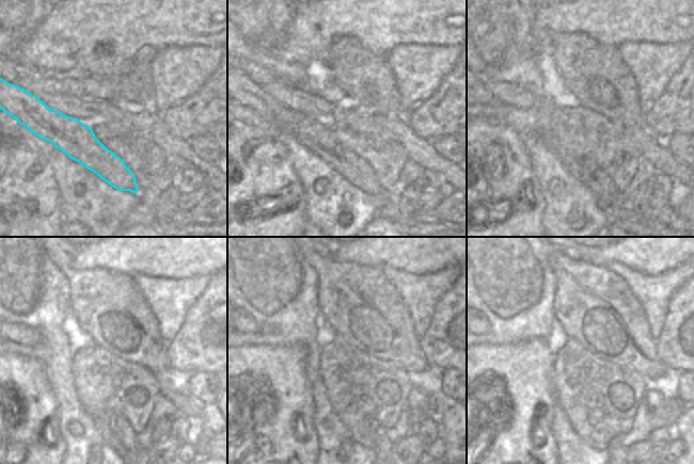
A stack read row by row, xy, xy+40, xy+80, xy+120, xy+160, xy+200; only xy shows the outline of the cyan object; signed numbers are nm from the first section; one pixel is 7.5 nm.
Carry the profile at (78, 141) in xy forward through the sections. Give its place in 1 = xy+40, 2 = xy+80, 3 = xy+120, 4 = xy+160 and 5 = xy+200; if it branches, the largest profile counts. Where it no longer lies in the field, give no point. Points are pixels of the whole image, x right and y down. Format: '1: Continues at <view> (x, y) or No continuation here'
1: Continues at xy+40 (317, 138)
2: Continues at xy+80 (585, 170)
3: Continues at xy+120 (121, 428)
4: Continues at xy+160 (367, 438)
5: Continues at xy+200 (616, 453).

